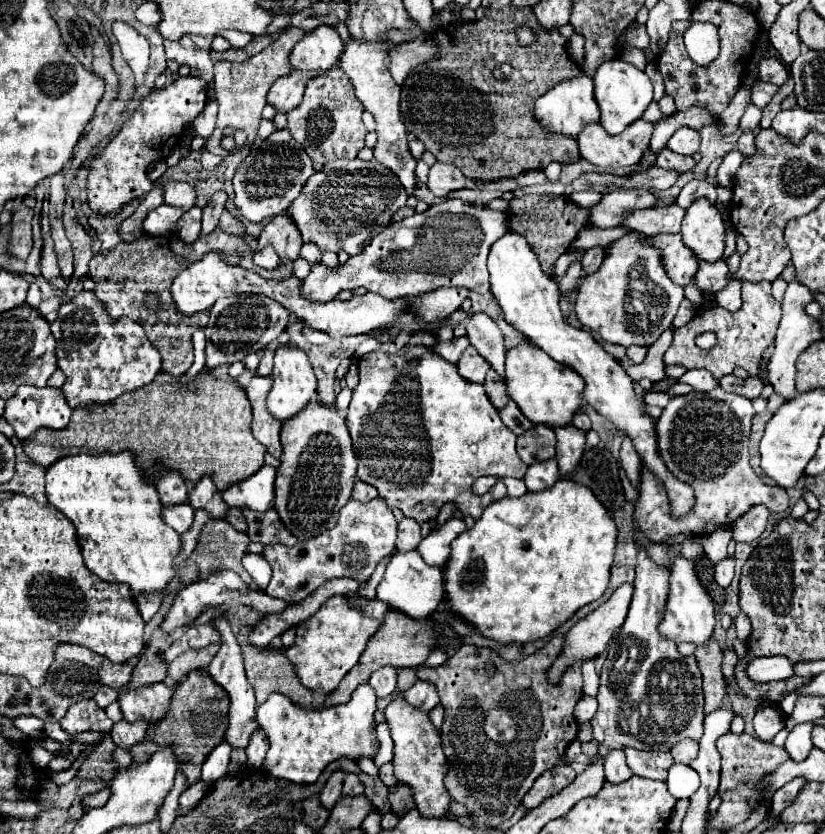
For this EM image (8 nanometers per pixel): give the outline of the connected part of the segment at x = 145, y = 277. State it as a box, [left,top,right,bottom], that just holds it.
[90,228,254,320]

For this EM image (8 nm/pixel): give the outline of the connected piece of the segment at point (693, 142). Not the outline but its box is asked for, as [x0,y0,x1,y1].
[666,126,700,156]

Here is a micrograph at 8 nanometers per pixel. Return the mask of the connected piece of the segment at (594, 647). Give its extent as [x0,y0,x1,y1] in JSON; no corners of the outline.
[548,584,632,684]

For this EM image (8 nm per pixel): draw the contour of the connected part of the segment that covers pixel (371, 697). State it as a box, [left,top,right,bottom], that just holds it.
[256,684,380,784]

